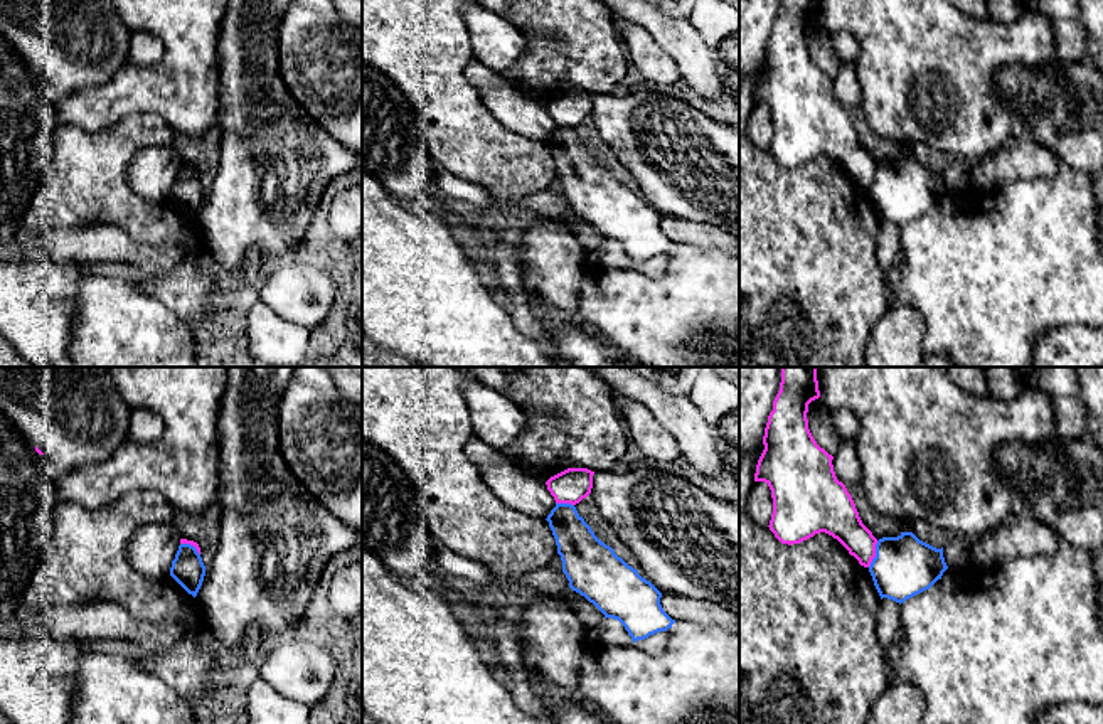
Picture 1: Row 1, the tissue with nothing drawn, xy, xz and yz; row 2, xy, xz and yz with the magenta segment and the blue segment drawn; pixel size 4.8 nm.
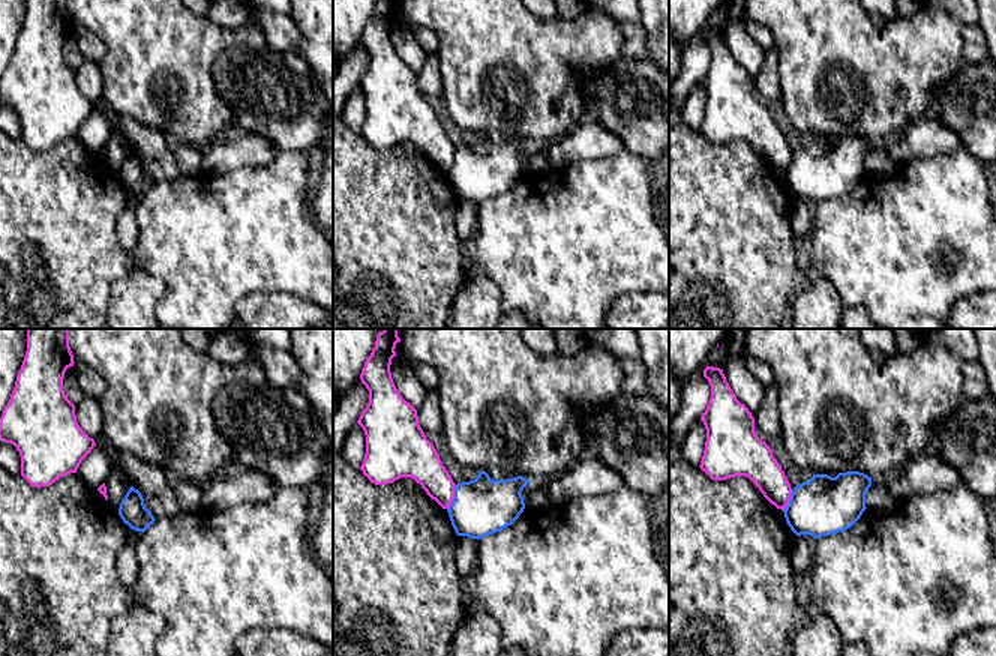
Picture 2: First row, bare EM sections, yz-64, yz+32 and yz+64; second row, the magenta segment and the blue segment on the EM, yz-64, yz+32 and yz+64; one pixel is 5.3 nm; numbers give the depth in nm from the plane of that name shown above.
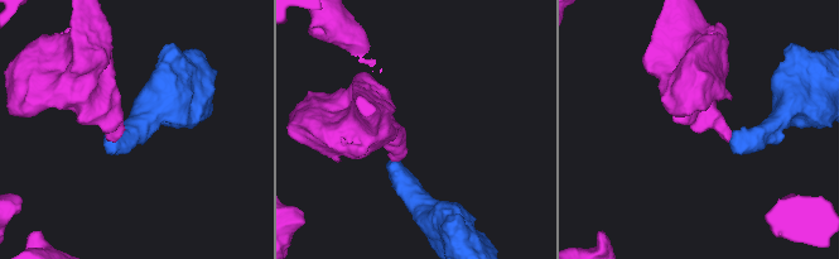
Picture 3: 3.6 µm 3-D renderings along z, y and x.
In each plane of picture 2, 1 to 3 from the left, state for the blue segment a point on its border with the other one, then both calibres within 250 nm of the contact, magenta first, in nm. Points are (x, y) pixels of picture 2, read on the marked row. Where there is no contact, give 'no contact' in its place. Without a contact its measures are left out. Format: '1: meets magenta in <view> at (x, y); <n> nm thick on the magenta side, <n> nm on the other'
1: no contact
2: meets magenta in yz+32 at (453, 497); 200 nm thick on the magenta side, 300 nm on the other
3: meets magenta in yz+64 at (789, 499); 180 nm thick on the magenta side, 320 nm on the other

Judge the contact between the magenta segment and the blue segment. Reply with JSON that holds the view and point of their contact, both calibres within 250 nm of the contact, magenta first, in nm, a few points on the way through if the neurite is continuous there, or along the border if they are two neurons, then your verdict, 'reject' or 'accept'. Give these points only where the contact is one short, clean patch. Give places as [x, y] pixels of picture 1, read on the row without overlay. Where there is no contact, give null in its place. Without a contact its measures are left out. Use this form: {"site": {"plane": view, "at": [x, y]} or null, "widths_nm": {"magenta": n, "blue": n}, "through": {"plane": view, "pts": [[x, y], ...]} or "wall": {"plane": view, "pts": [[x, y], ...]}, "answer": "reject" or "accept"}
{"site": {"plane": "yz", "at": [874, 177]}, "widths_nm": {"magenta": 190, "blue": 300}, "wall": {"plane": "yz", "pts": [[878, 164], [874, 180], [868, 189]]}, "answer": "reject"}

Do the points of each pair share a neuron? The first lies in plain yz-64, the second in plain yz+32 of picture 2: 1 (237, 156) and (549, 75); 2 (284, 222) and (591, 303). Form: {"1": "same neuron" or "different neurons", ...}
{"1": "different neurons", "2": "same neuron"}

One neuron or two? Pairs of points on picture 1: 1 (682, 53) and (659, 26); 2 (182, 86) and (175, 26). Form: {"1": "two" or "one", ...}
{"1": "one", "2": "one"}

